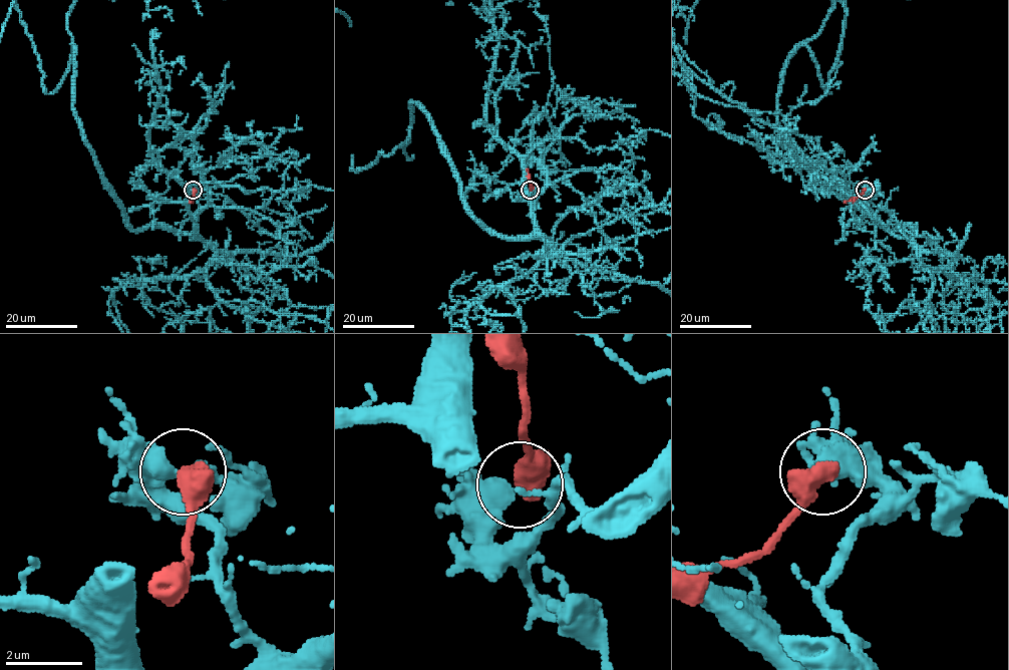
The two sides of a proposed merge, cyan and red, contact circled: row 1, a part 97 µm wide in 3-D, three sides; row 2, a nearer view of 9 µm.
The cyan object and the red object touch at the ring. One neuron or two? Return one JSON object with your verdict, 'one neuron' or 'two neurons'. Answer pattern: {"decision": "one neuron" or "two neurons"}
{"decision": "two neurons"}

